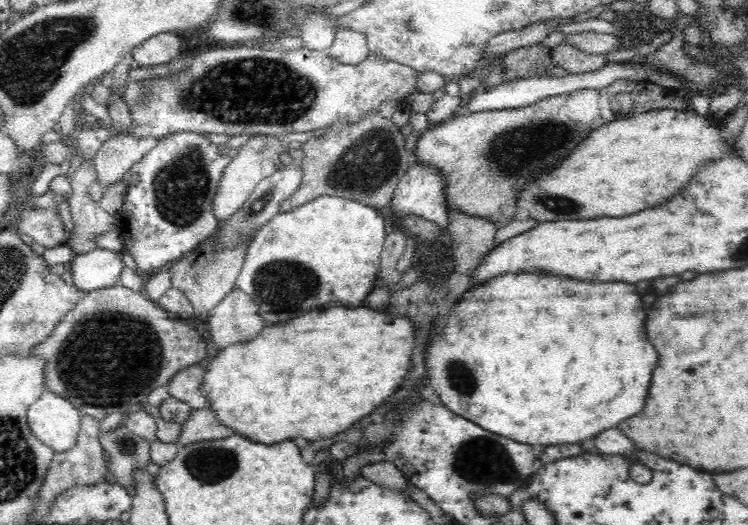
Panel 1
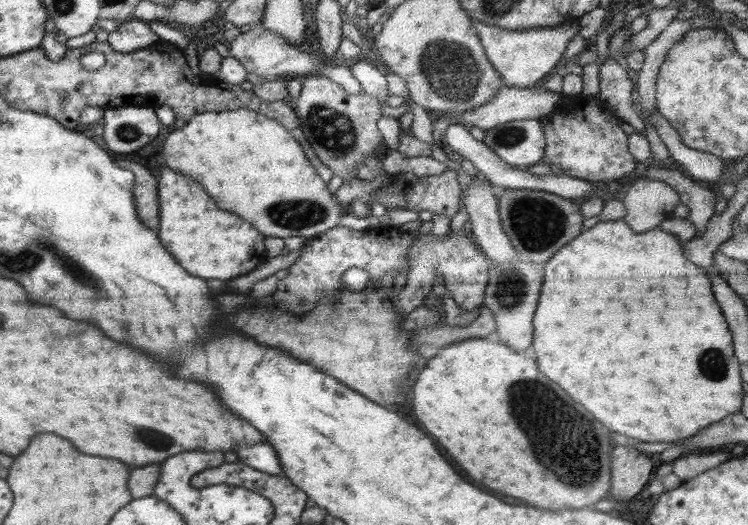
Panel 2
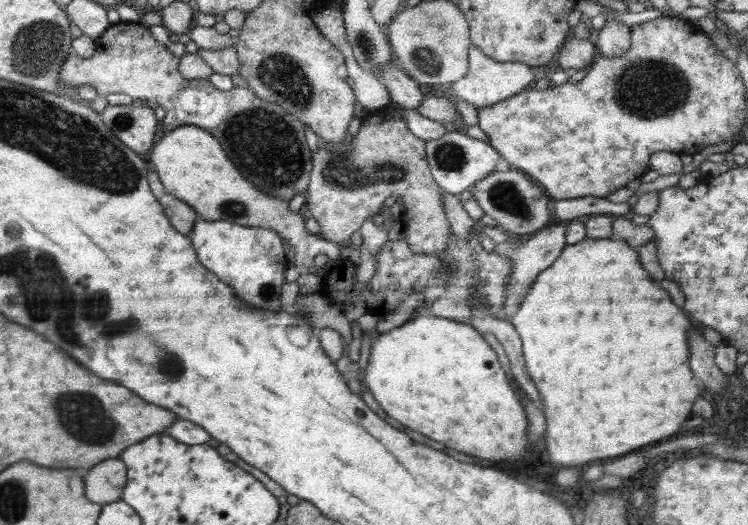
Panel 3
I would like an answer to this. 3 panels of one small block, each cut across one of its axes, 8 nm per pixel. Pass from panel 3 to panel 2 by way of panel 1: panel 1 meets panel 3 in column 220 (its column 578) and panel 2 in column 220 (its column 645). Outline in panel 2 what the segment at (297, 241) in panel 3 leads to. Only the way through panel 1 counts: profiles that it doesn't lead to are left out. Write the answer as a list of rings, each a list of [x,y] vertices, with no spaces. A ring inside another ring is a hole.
[[[250,109],[206,111],[192,115],[185,126],[166,136],[162,156],[170,170],[198,182],[210,194],[210,198],[214,198],[220,210],[238,214],[265,237],[316,237],[334,228],[342,215],[349,211],[336,202],[335,194],[329,192],[327,184],[319,178],[318,172],[304,156],[300,144],[290,136],[290,132],[276,120]]]

